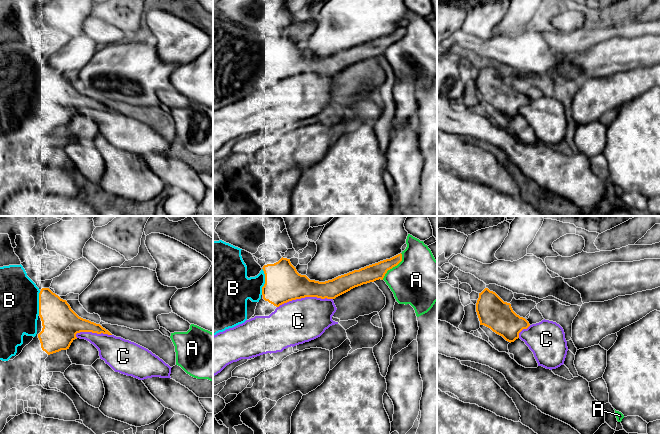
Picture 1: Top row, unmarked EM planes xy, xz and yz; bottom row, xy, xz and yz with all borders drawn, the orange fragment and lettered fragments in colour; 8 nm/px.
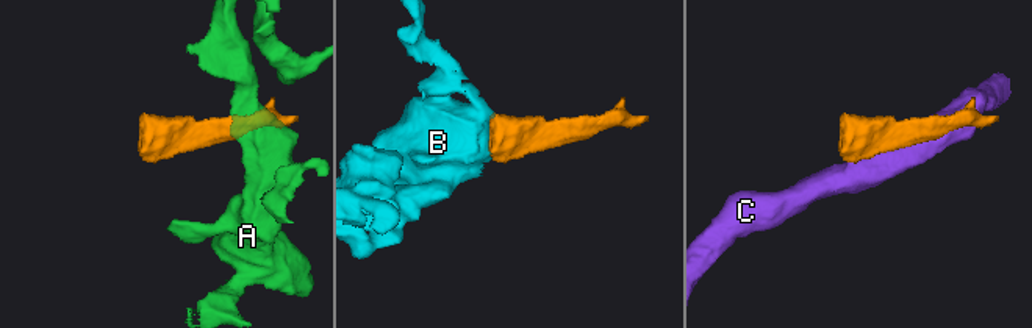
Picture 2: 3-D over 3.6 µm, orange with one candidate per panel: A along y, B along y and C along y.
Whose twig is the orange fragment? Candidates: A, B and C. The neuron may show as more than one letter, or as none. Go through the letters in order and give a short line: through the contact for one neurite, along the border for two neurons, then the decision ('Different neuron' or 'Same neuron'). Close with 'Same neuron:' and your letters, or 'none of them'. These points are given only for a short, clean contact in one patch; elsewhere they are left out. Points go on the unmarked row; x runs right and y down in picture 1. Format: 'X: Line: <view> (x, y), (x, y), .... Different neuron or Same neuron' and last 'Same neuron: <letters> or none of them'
A: Different neuron
B: Same neuron
C: Different neuron
Same neuron: B

